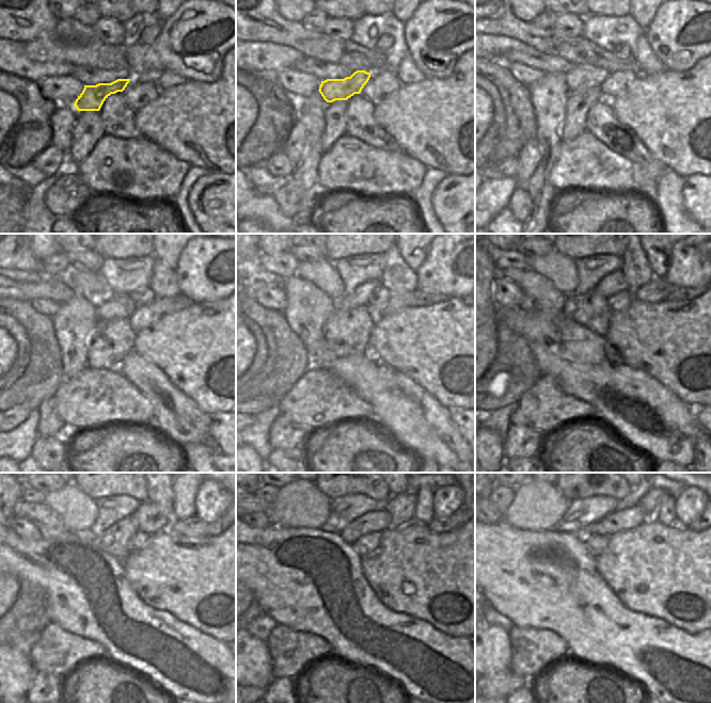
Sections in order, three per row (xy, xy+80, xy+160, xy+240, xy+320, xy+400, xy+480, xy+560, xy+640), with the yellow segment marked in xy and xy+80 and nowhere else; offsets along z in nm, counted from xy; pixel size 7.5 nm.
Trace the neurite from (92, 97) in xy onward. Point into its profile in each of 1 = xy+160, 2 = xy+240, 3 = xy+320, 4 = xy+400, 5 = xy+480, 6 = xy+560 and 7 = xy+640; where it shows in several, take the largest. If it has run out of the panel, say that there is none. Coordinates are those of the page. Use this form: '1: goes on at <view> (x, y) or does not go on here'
1: goes on at xy+160 (582, 76)
2: goes on at xy+240 (112, 306)
3: goes on at xy+320 (359, 298)
4: goes on at xy+400 (615, 282)
5: goes on at xy+480 (149, 517)
6: goes on at xy+560 (401, 507)
7: goes on at xy+640 (649, 504)

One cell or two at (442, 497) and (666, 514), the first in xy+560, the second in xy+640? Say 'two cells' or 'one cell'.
two cells

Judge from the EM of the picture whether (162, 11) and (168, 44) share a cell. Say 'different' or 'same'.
different

